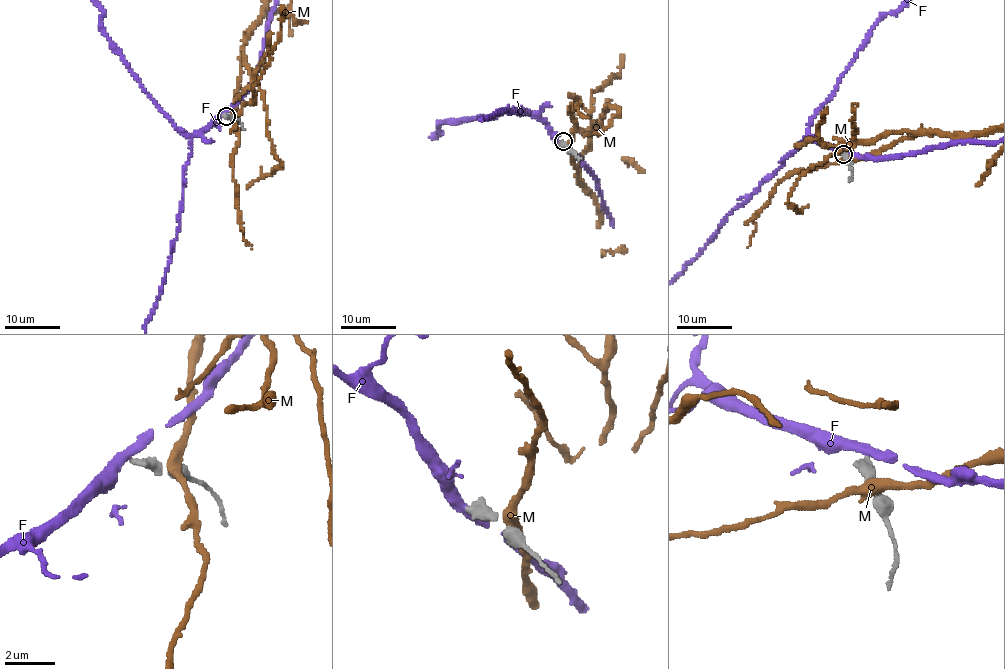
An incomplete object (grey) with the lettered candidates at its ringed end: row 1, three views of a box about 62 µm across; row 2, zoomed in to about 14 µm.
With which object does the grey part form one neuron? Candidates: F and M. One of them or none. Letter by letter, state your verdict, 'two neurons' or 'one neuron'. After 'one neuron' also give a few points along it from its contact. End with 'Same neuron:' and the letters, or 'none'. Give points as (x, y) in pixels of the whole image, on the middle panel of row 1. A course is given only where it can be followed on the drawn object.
F: two neurons
M: two neurons
Same neuron: none

